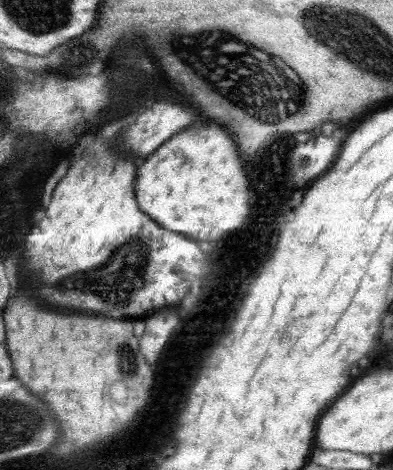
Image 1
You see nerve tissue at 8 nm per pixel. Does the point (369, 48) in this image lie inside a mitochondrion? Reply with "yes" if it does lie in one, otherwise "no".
yes

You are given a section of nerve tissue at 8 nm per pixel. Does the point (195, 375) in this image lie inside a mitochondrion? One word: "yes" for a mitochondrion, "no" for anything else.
no

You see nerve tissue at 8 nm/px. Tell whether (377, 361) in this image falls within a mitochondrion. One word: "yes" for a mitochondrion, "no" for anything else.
no

